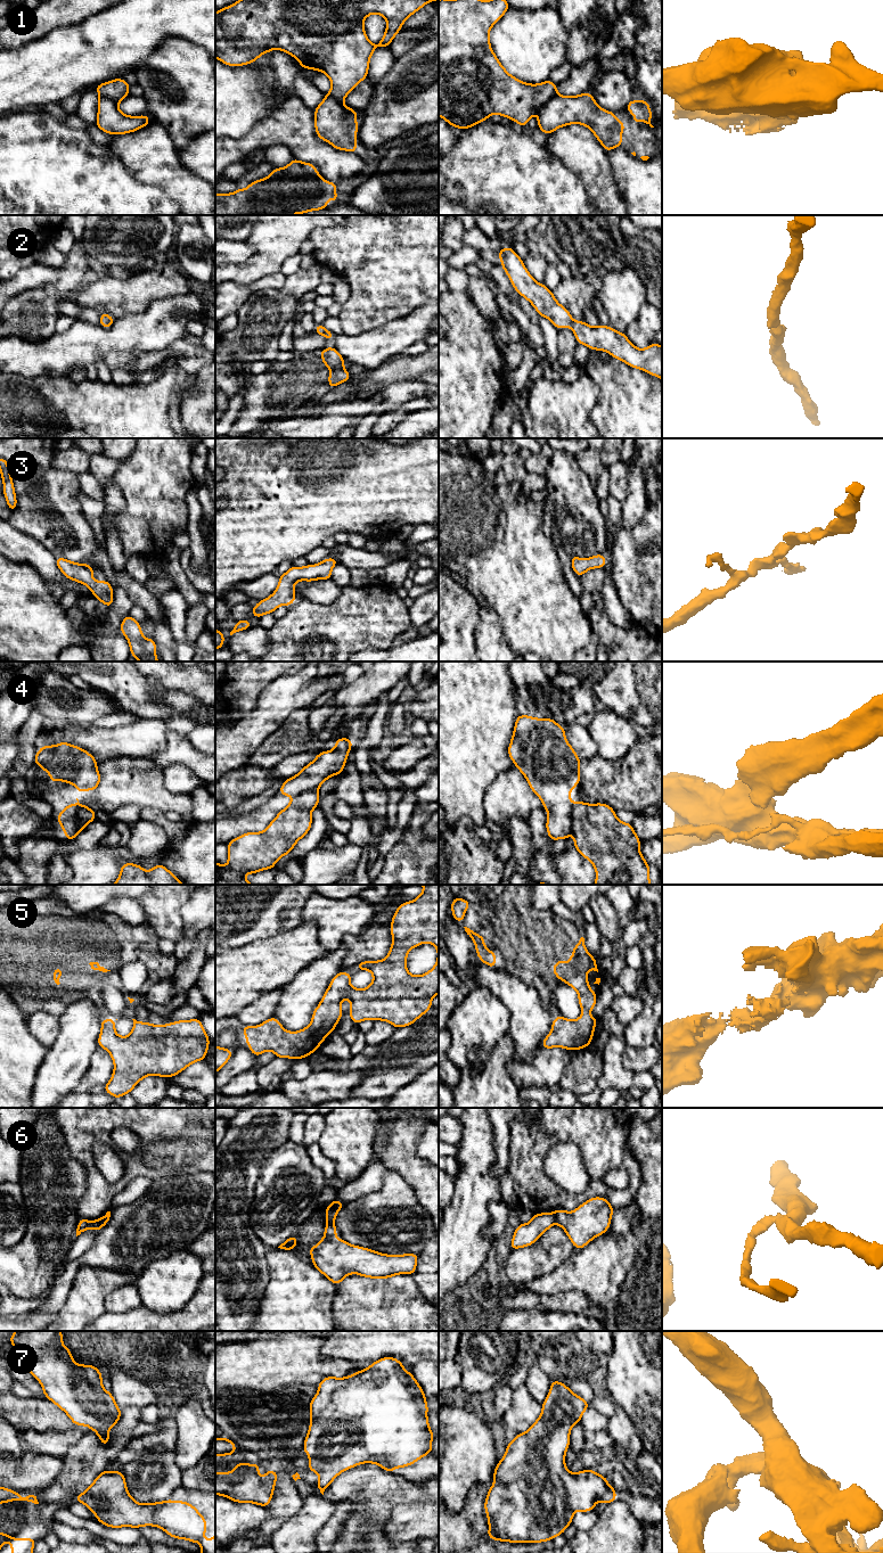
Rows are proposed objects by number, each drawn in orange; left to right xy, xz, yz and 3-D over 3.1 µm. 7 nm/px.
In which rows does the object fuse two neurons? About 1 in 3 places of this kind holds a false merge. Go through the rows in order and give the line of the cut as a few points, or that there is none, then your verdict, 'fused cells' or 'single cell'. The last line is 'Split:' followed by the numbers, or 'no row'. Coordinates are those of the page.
1: yz (556, 92), (540, 108), (538, 114) | fused cells
2: no cut | single cell
3: no cut | single cell
4: xy (88, 807), (82, 807), (78, 812), (79, 830) | fused cells
5: no cut | single cell
6: yz (554, 1213), (556, 1222) | fused cells
7: no cut | single cell
Split: 1, 4, 6

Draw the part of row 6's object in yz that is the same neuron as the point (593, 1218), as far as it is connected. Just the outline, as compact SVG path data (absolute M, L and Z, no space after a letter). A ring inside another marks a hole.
M595 1197L588 1199L573 1211L557 1209L556 1223L566 1232L577 1249L582 1249L592 1239L604 1234L610 1225L614 1207L607 1199Z

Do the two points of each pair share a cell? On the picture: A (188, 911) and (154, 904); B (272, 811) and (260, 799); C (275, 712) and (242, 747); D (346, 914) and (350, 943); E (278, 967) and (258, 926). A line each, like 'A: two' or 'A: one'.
A: two
B: two
C: one
D: two
E: two

